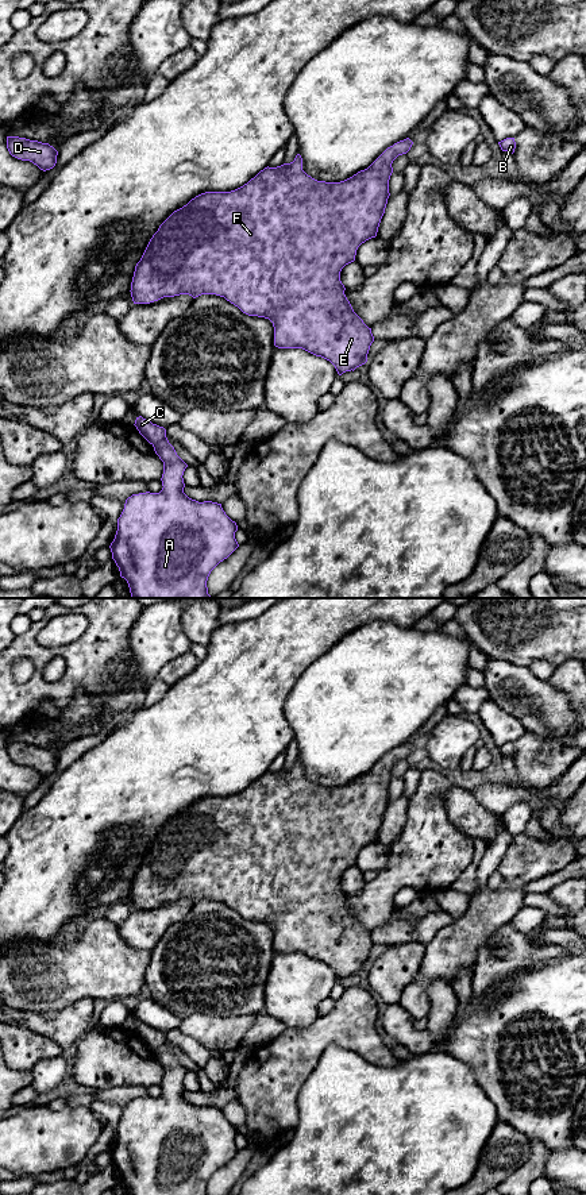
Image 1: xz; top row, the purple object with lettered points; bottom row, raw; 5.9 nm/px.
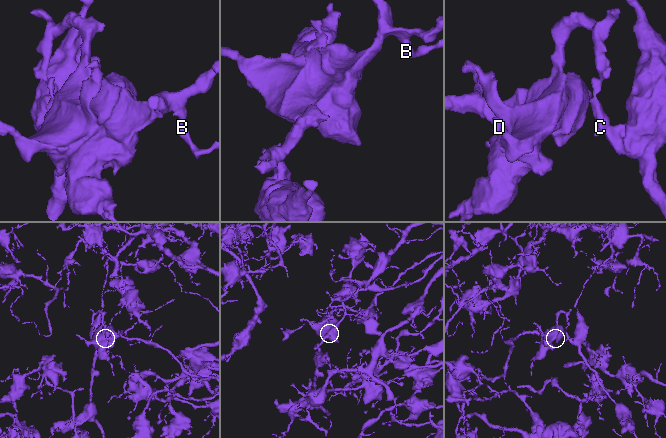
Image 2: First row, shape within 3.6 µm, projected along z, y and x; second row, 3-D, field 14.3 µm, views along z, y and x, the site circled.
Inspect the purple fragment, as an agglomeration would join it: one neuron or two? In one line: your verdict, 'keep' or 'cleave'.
cleave

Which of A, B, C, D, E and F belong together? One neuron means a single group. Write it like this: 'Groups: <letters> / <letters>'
Groups: A / B C D E F

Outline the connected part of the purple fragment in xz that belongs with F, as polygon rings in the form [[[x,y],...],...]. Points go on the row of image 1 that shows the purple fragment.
[[[406,138],[388,147],[367,169],[358,171],[352,177],[340,182],[317,181],[302,170],[302,158],[296,155],[290,163],[284,163],[277,167],[265,167],[254,178],[243,186],[231,192],[205,192],[192,198],[186,205],[174,211],[158,228],[150,239],[140,261],[135,266],[131,297],[134,304],[150,304],[163,297],[174,297],[189,294],[193,298],[201,294],[216,294],[238,307],[248,316],[269,319],[274,327],[274,346],[278,348],[302,348],[316,356],[329,361],[339,375],[346,371],[354,371],[356,367],[367,362],[367,354],[374,336],[363,320],[354,312],[350,301],[344,294],[344,285],[340,281],[342,269],[355,261],[358,247],[366,240],[375,238],[381,219],[385,213],[389,193],[389,180],[393,173],[393,161],[402,154],[406,154],[413,142]]]

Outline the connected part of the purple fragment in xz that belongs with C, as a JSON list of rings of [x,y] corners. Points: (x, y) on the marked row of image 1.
[[[142,416],[136,417],[134,425],[139,433],[153,446],[166,439],[166,429],[163,427],[153,424]]]

